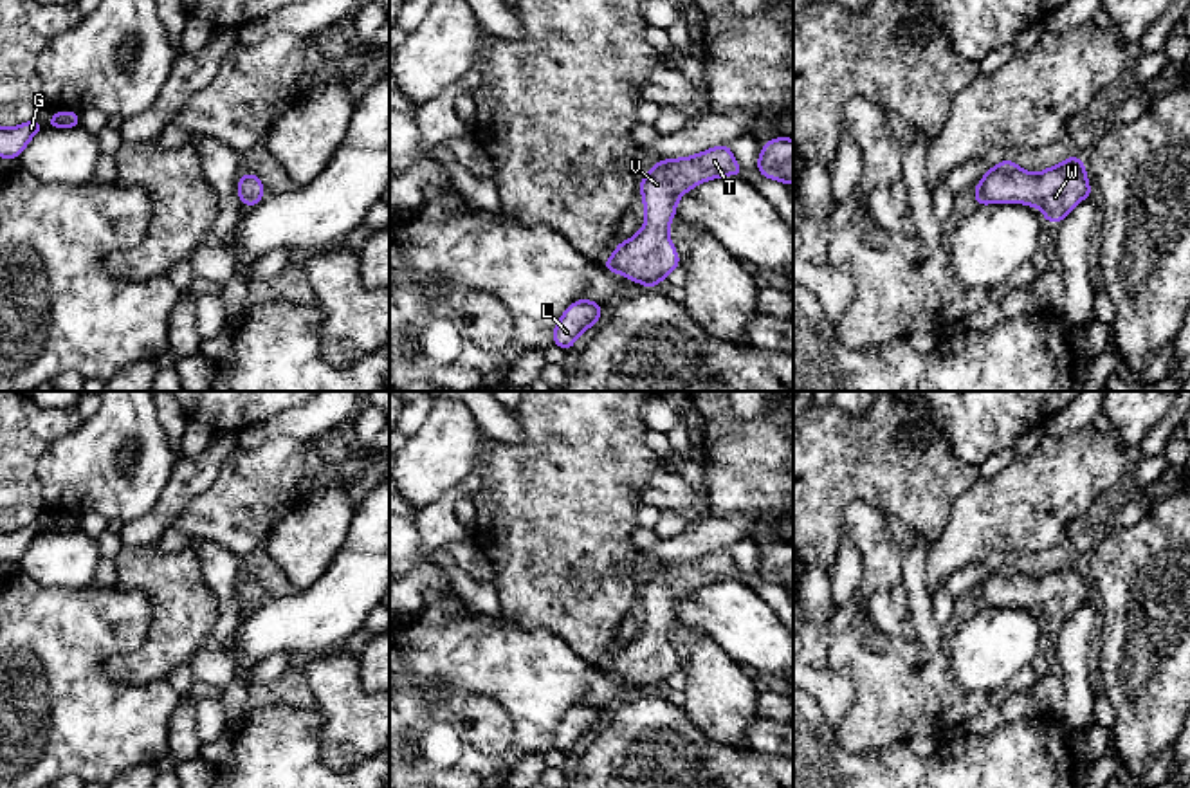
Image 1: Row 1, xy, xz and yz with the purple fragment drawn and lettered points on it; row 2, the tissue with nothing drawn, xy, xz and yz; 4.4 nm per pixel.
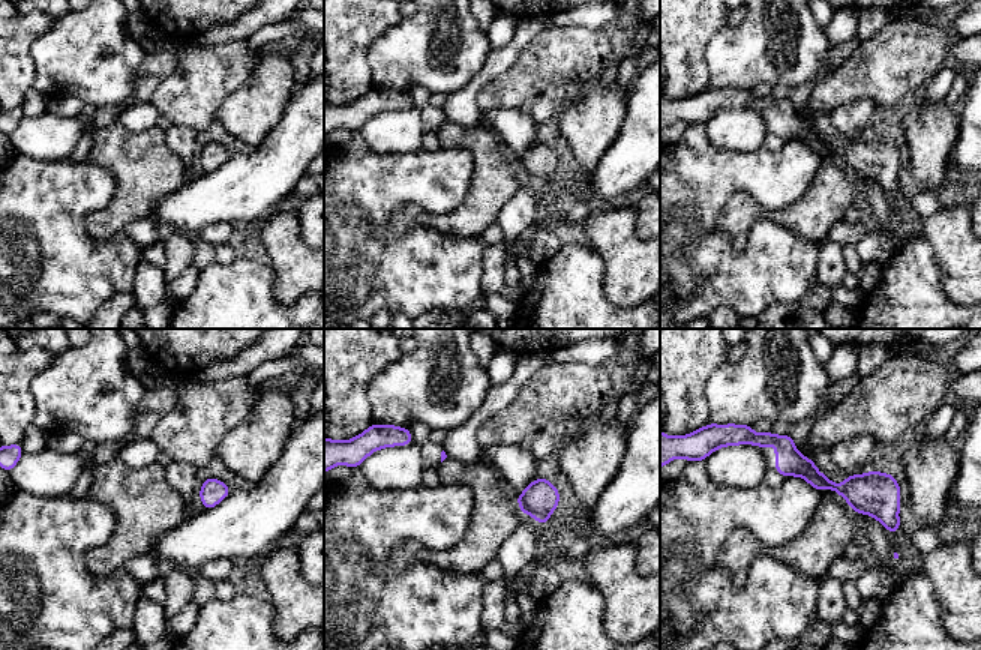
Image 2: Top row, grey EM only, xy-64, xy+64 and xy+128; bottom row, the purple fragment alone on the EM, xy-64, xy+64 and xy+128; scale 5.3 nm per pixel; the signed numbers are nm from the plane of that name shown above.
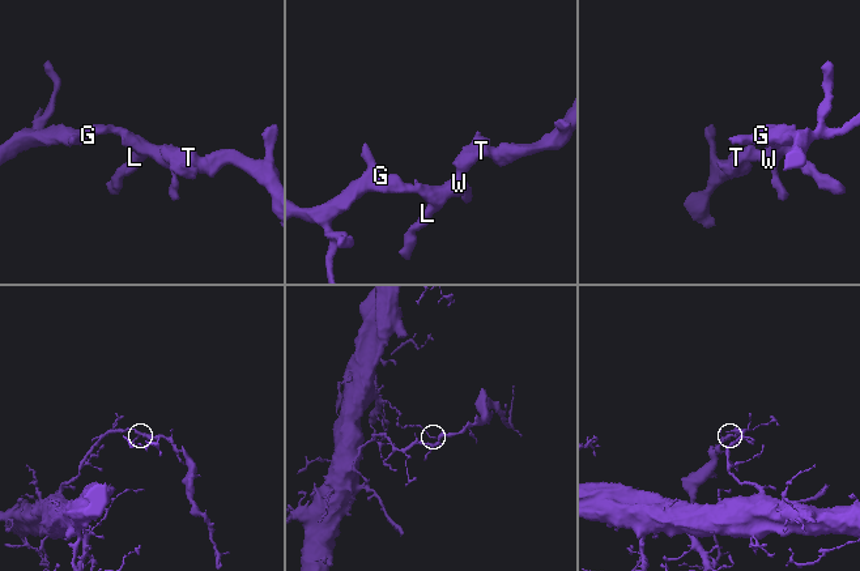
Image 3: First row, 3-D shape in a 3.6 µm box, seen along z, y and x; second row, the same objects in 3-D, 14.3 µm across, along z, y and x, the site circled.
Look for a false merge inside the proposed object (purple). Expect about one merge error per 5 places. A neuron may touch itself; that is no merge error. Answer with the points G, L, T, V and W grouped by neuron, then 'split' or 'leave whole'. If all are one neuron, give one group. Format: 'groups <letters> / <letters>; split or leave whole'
groups G L T V W; leave whole

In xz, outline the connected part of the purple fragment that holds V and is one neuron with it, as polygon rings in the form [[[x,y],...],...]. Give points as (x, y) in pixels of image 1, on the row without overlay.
[[[728,548],[691,561],[658,564],[640,584],[645,618],[642,633],[620,646],[600,671],[645,692],[665,685],[667,678],[682,669],[667,637],[678,604],[698,588],[727,579],[745,579]]]

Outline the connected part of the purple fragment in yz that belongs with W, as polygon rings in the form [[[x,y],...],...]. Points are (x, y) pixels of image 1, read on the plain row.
[[[1080,561],[1064,563],[1040,577],[1024,575],[1015,564],[997,566],[974,591],[977,609],[1026,608],[1039,611],[1046,626],[1062,626],[1085,600],[1093,599]]]

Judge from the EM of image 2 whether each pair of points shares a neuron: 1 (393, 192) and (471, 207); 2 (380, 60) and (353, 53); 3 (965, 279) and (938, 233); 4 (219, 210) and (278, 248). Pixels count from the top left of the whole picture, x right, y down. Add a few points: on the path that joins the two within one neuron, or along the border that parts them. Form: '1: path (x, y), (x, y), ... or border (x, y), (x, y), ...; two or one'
1: border (471, 171), (468, 189), (456, 204), (426, 212); two
2: border (387, 29), (366, 54), (371, 86); two
3: path (965, 267), (963, 258), (950, 245); one
4: border (275, 209), (251, 230); two

